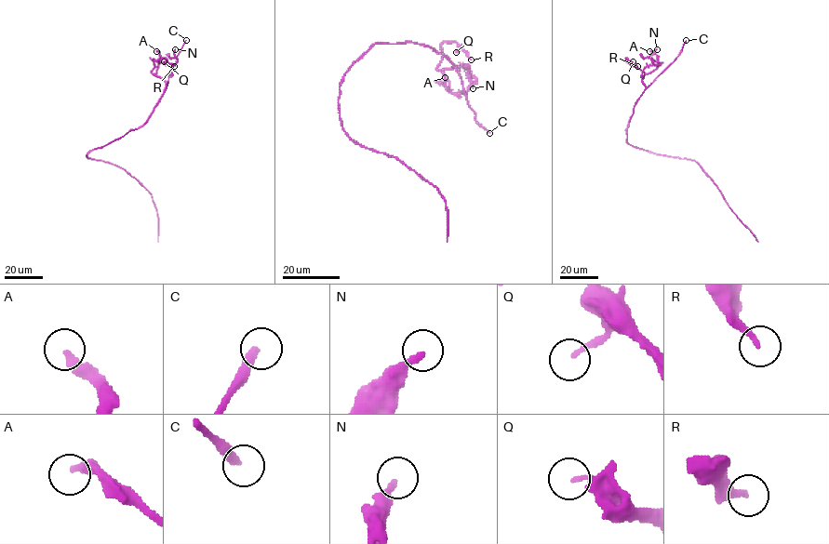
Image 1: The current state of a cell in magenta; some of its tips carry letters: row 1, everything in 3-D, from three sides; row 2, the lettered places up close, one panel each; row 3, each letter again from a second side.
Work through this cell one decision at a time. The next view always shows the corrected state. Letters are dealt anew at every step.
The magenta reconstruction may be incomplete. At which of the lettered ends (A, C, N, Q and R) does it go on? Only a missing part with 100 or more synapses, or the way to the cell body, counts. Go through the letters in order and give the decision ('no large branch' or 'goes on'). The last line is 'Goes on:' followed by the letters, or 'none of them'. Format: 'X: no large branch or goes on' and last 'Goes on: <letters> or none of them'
A: no large branch
C: goes on
N: no large branch
Q: no large branch
R: no large branch
Goes on: C

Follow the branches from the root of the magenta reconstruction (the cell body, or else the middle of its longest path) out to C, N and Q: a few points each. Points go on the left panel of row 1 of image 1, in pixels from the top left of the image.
C: (93, 150), (119, 139), (146, 121), (167, 85), (171, 67), (186, 40)
N: (93, 150), (146, 121), (167, 85), (155, 75), (157, 67), (160, 63), (174, 64), (175, 49)
Q: (93, 150), (146, 121), (167, 85), (151, 72), (155, 60), (165, 58), (164, 61)

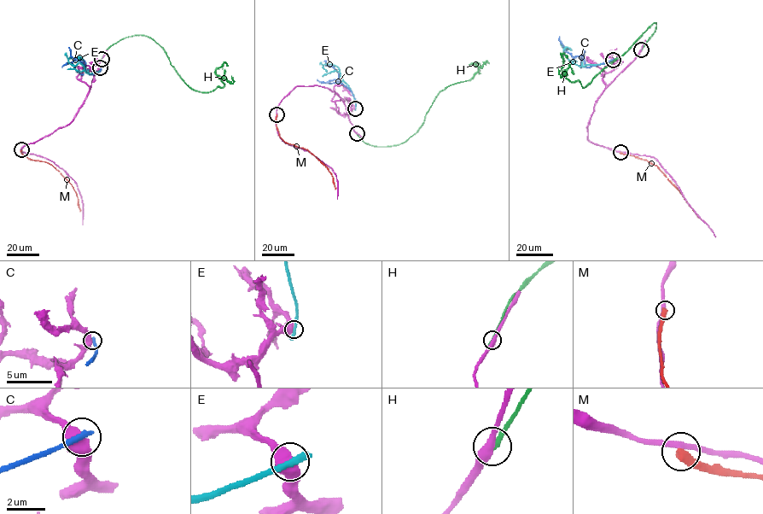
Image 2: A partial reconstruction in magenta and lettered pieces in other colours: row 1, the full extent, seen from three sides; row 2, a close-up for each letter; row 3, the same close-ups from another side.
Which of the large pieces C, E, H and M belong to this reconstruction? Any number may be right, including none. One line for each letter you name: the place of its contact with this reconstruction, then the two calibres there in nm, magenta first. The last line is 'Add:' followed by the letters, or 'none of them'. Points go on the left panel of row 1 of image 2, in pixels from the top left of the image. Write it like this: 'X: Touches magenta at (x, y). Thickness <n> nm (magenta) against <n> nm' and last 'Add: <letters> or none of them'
Add: none of them

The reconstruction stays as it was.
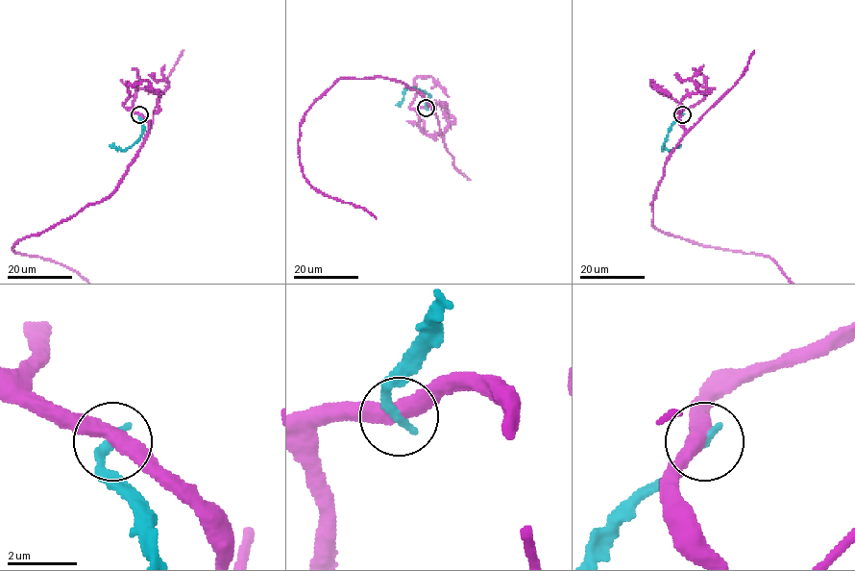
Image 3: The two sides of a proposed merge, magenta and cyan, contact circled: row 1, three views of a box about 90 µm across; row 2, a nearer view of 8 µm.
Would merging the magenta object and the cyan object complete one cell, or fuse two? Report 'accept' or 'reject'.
reject

